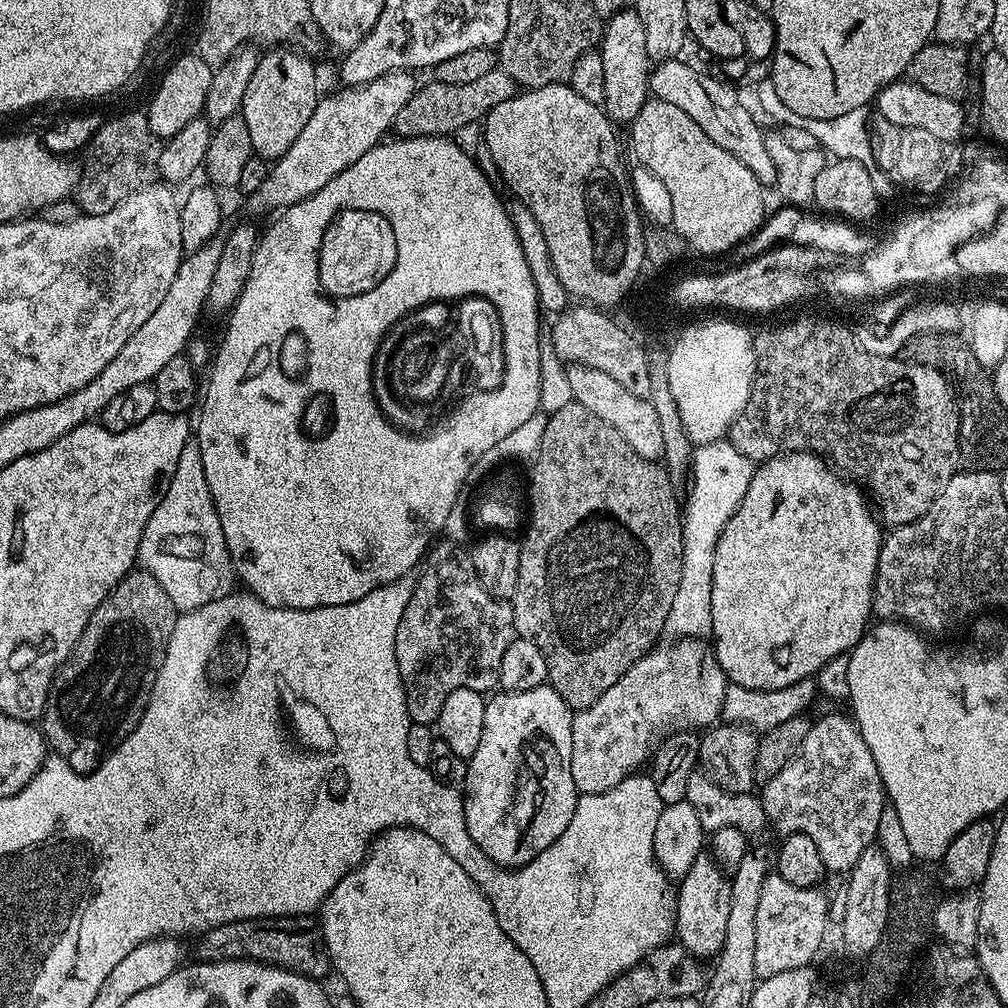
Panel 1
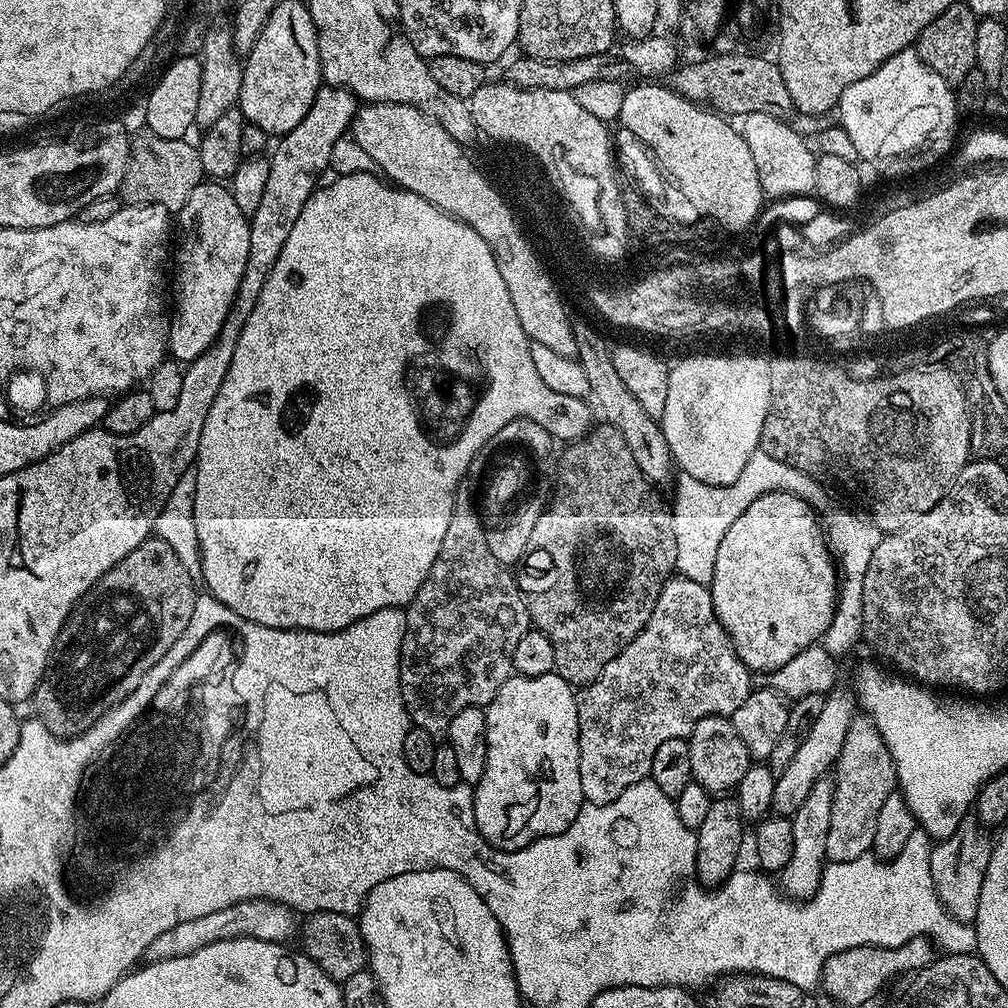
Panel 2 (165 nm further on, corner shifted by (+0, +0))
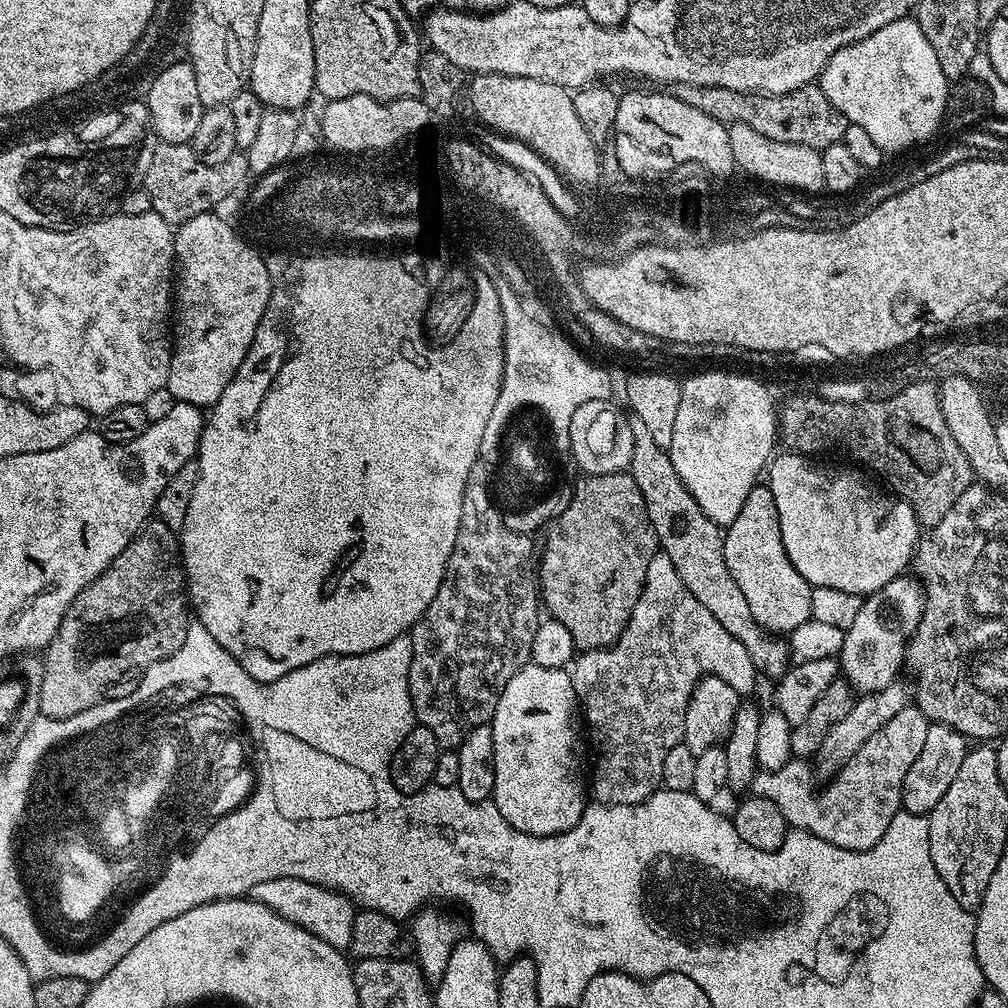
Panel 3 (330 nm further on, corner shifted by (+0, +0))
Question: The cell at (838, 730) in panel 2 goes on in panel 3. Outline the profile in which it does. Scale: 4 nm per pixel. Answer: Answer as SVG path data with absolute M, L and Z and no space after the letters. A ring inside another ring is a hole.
M908 574L894 577L871 596L863 597L861 610L844 633L838 668L843 679L857 693L877 692L897 683L896 676L906 662L908 640L918 626L924 609L924 590L920 581Z

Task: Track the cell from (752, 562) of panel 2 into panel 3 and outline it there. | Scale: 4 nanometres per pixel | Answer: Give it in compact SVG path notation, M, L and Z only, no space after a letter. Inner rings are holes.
M757 486L746 494L746 502L742 502L742 510L738 510L738 518L727 525L723 533L725 562L729 568L730 578L741 588L746 596L747 605L753 618L764 631L773 634L791 634L795 628L802 626L802 622L812 619L811 594L812 585L792 565L786 552L786 546L780 533L780 515L776 513L776 500L767 486Z

